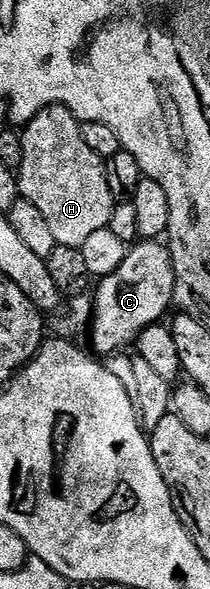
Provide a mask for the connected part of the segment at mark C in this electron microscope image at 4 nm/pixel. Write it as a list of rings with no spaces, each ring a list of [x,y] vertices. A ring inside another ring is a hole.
[[[140,241],[129,250],[126,261],[113,275],[99,280],[94,306],[90,335],[91,350],[100,357],[111,357],[131,348],[147,327],[155,327],[171,308],[176,293],[176,274],[172,254],[160,241]]]

